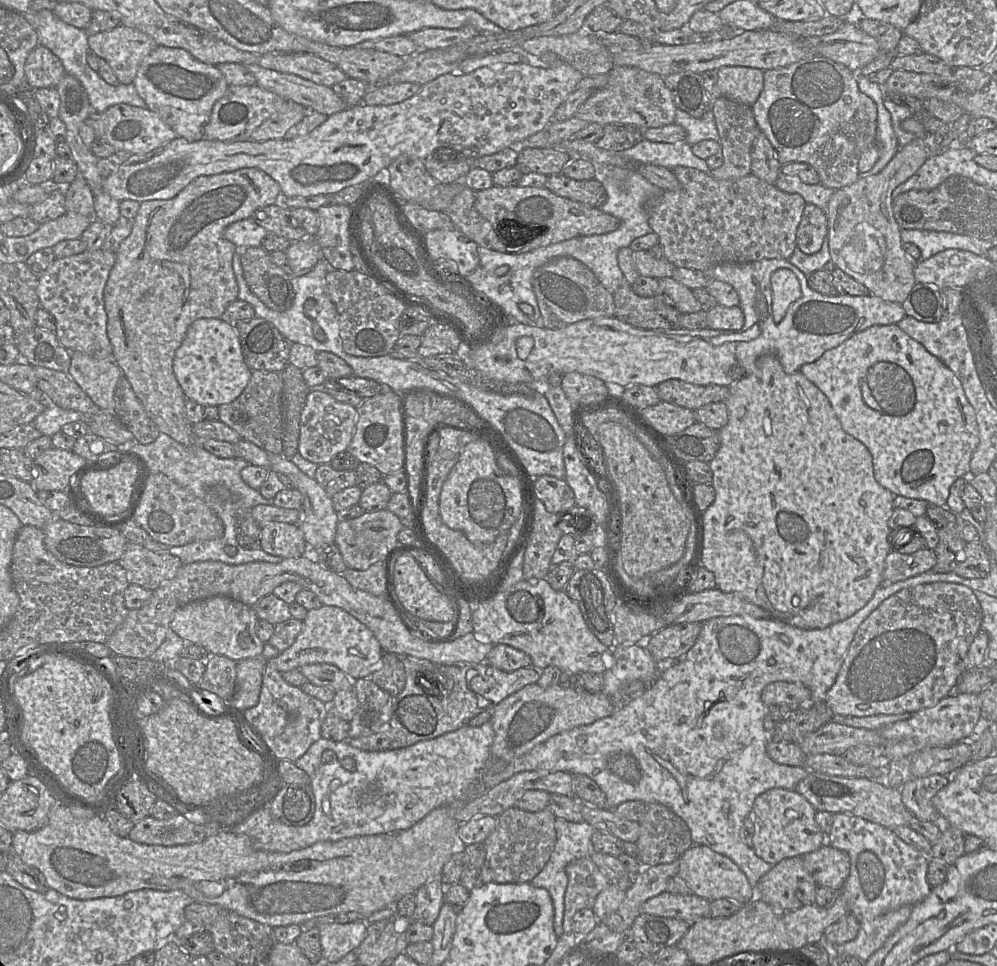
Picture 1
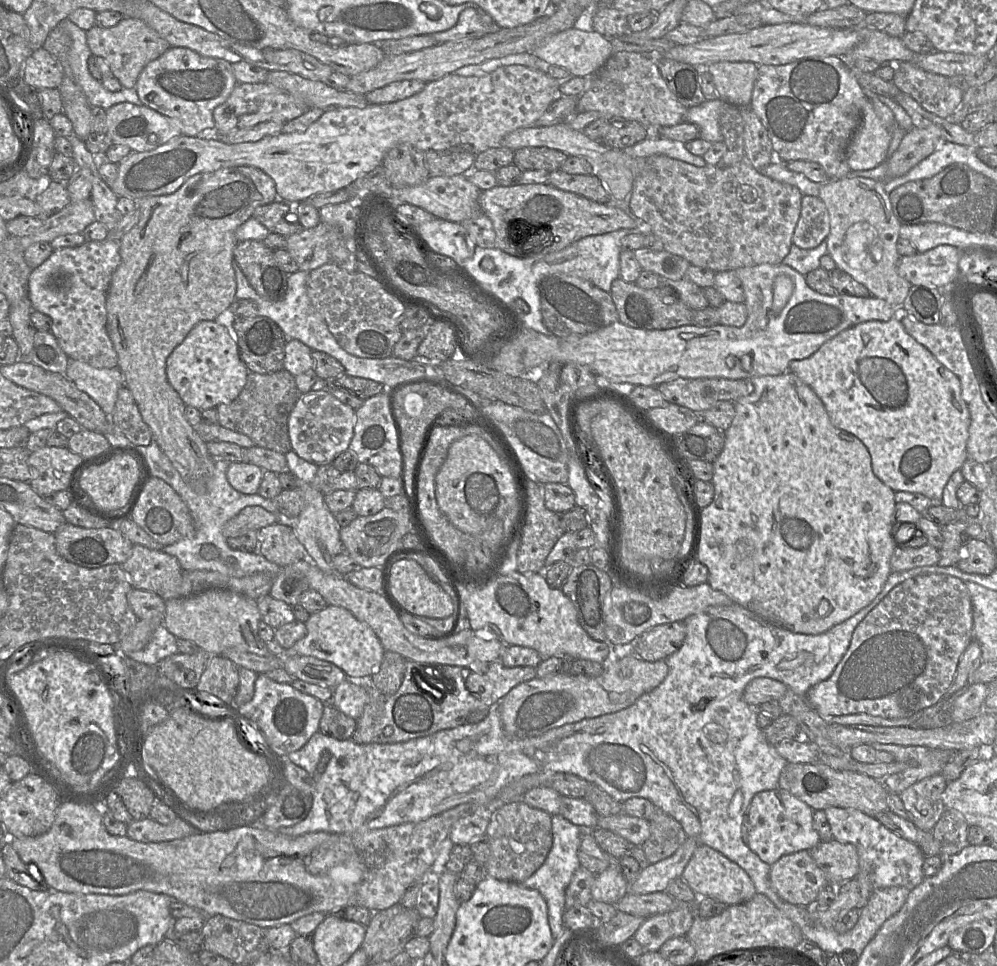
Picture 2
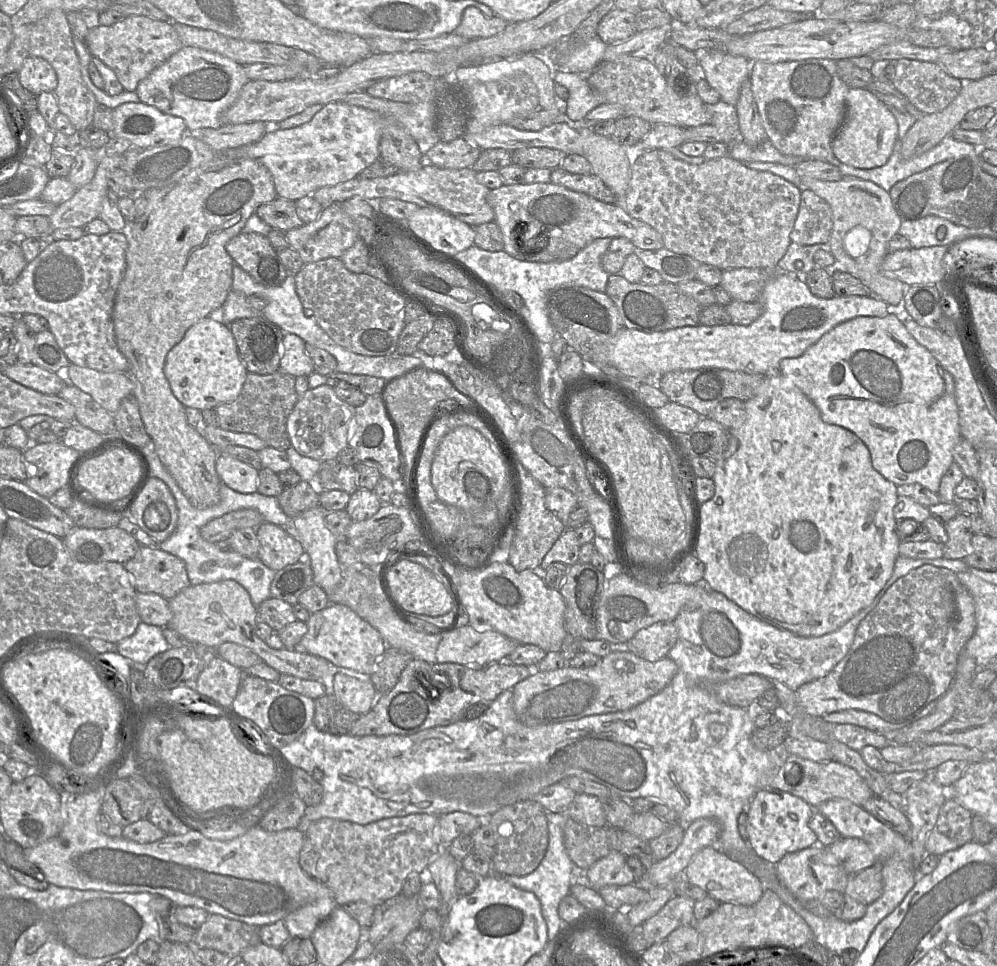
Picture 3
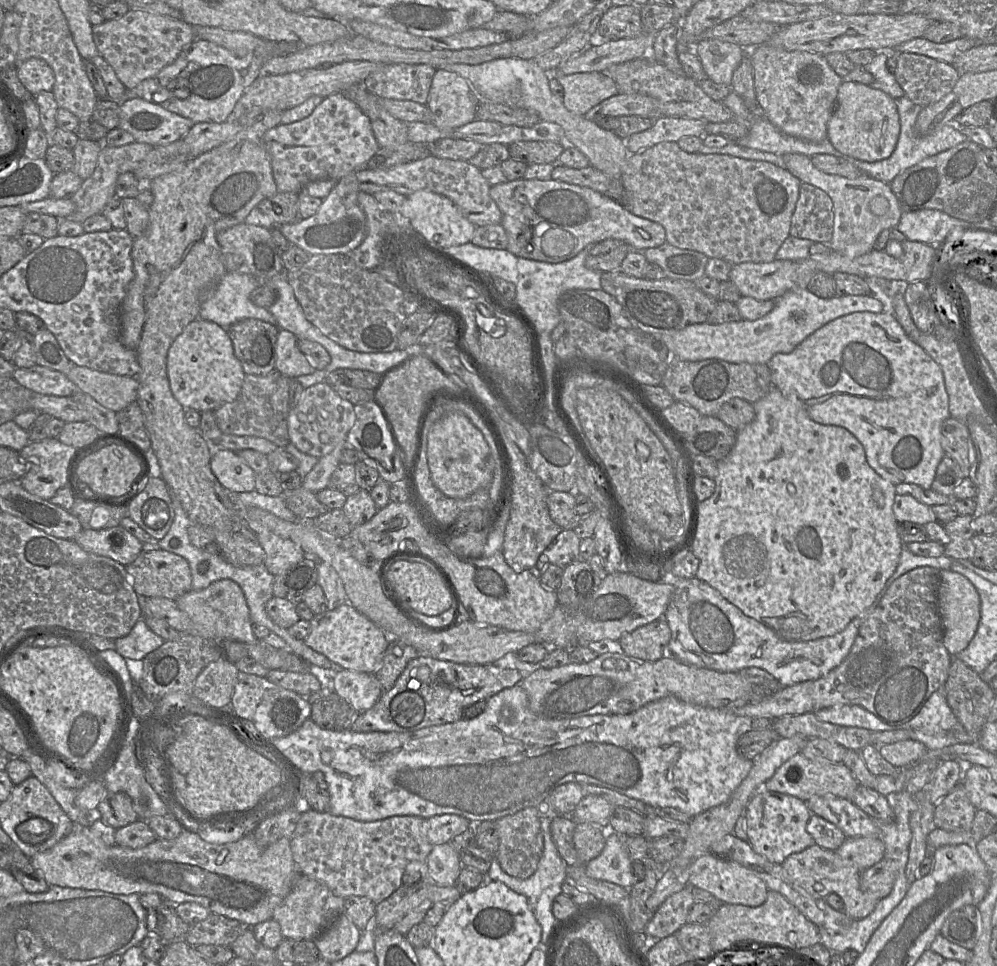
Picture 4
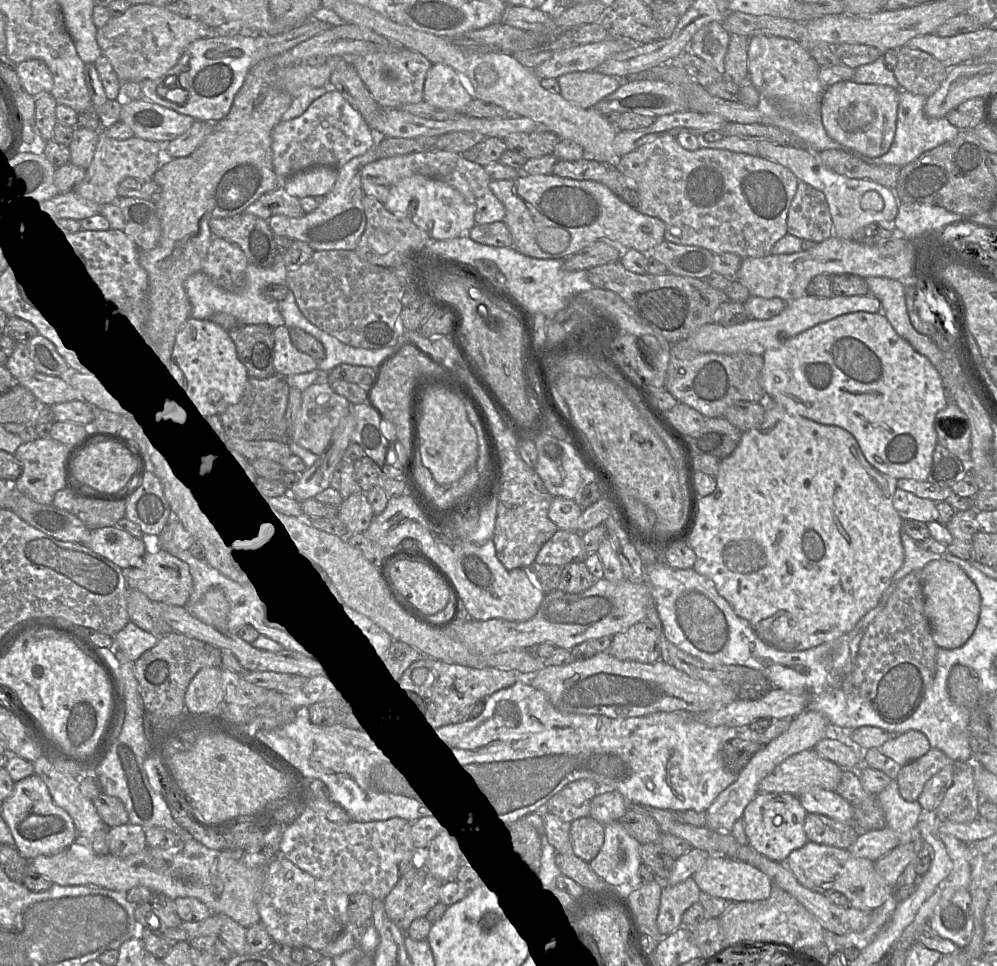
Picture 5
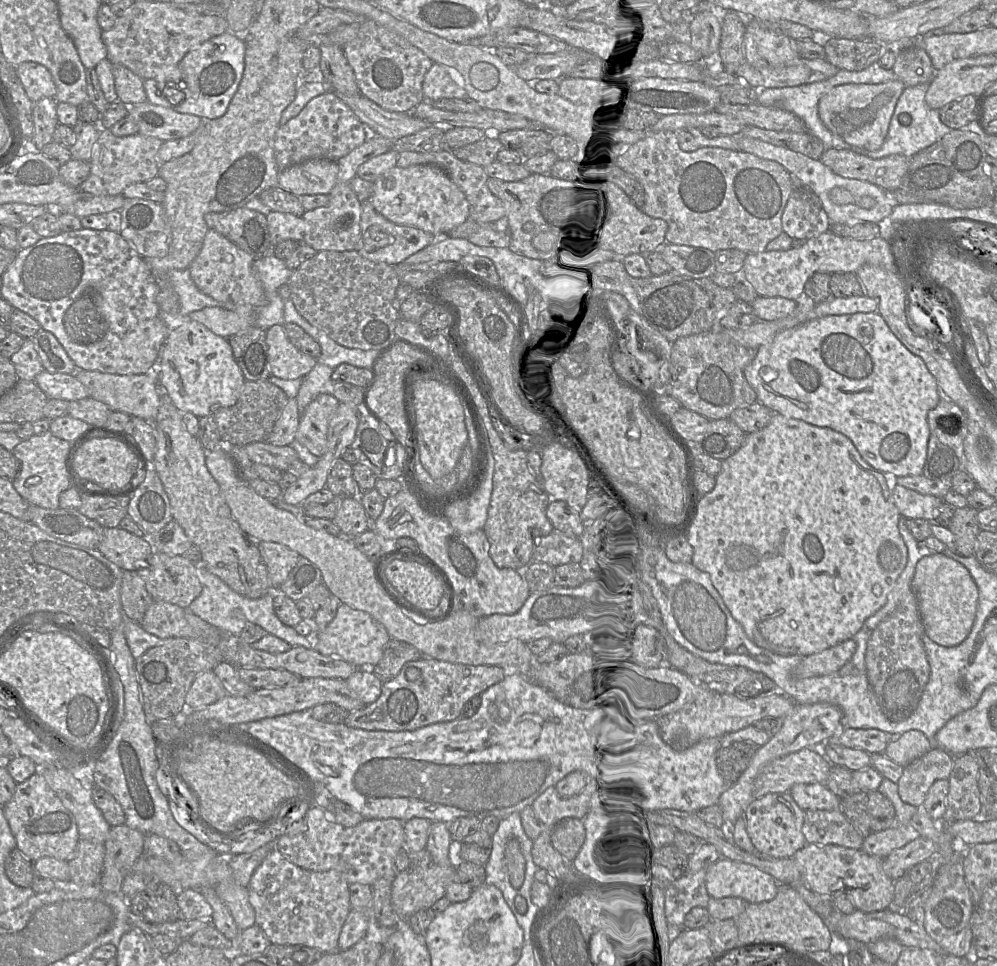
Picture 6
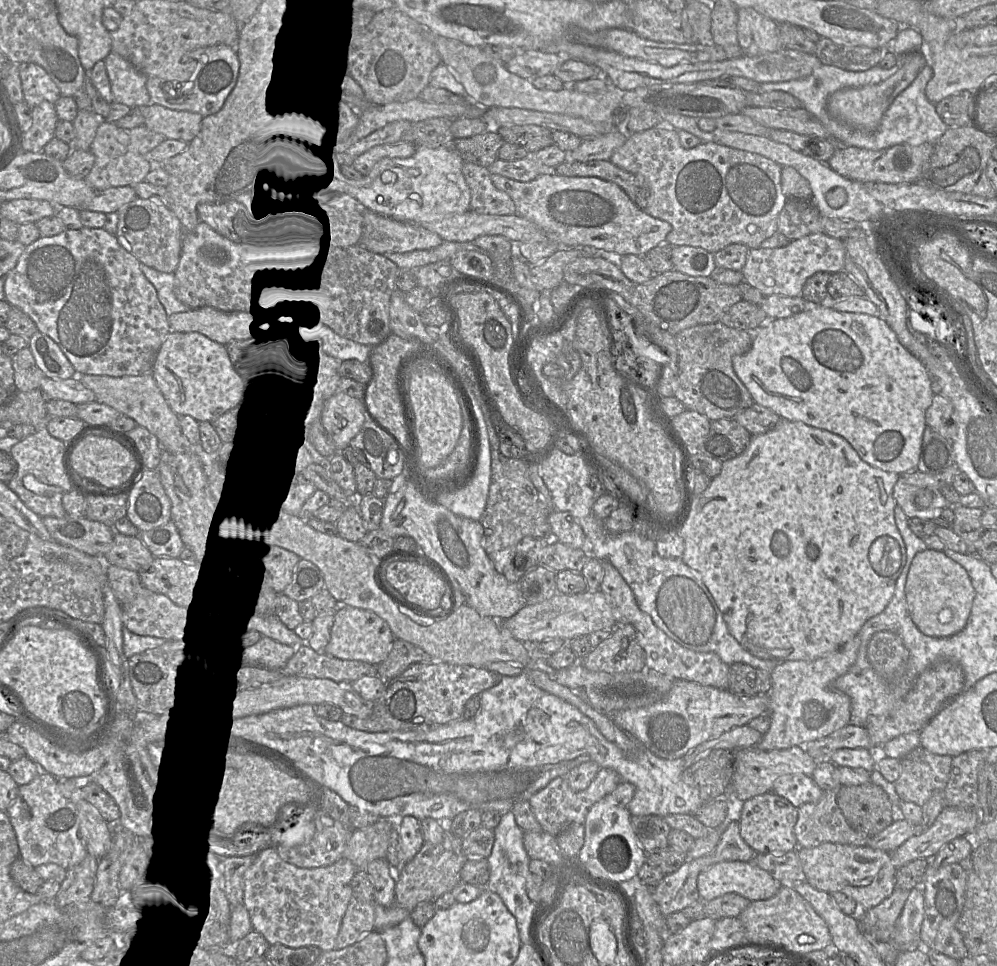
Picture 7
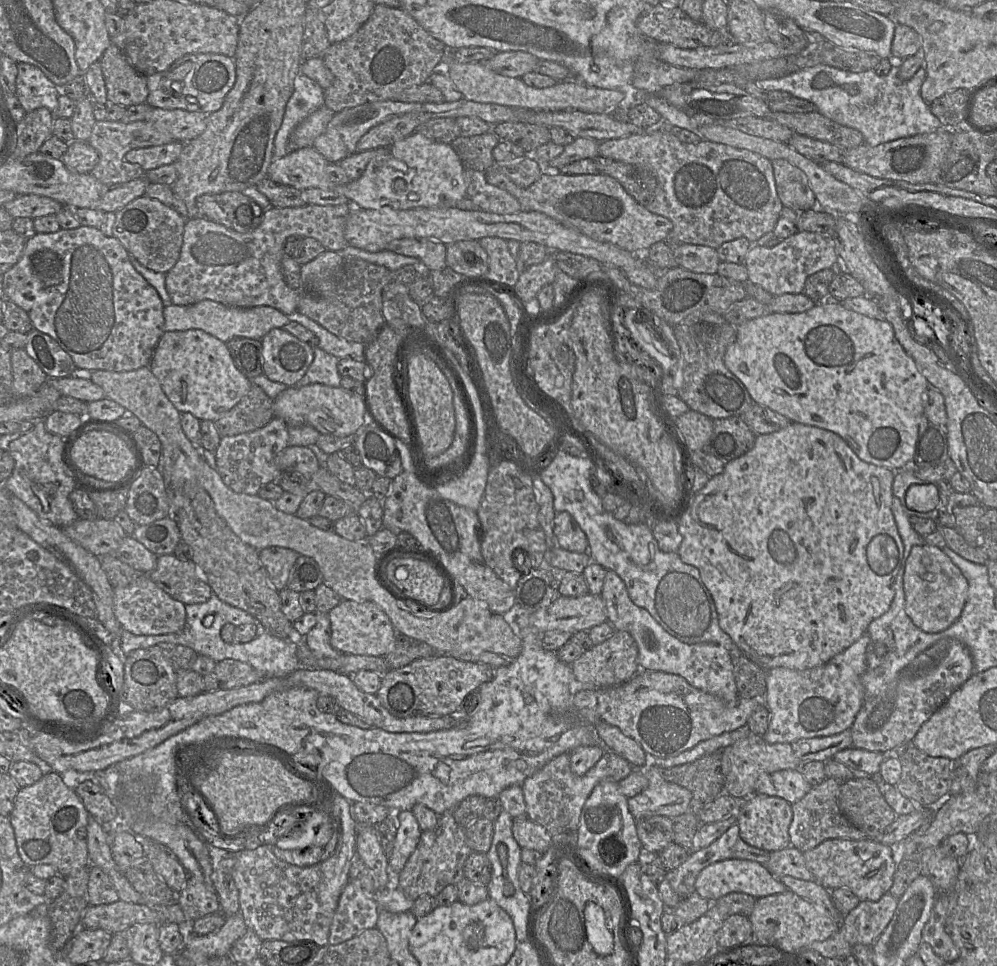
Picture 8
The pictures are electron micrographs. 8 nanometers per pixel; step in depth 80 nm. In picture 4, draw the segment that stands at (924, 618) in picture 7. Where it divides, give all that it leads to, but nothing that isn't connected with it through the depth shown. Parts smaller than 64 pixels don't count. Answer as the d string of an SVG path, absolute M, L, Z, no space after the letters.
M952 570L939 571L937 606L943 625L943 643L955 656L963 651L974 637L980 621L980 596L974 585L963 575Z

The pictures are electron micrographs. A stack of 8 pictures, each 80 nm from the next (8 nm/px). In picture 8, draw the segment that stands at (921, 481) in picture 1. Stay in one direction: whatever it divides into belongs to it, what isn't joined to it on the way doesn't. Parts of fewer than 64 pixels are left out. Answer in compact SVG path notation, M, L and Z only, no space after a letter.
M830 300L816 303L814 307L801 313L768 312L737 327L736 338L725 351L724 363L728 370L744 384L755 404L768 407L786 416L792 422L815 426L839 435L861 460L890 470L902 469L913 460L919 424L927 402L928 381L896 339L892 325L883 317L870 318L846 309L840 301Z

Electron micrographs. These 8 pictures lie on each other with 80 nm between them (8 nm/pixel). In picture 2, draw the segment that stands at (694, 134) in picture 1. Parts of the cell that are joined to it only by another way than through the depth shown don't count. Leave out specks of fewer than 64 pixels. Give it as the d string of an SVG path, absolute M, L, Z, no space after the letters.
M719 98L714 101L705 101L702 104L688 109L686 121L699 128L699 138L711 143L724 142L719 126L720 108L726 103Z

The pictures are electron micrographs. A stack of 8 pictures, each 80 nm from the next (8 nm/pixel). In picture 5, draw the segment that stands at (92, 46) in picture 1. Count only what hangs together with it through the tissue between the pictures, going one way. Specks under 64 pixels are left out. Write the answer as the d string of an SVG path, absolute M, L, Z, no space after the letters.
M135 4L121 16L111 18L106 25L98 28L96 40L102 55L110 61L121 82L165 81L167 78L165 86L177 87L177 76L167 75L167 72L177 64L190 44L214 35L215 29L196 18L182 17L152 4Z

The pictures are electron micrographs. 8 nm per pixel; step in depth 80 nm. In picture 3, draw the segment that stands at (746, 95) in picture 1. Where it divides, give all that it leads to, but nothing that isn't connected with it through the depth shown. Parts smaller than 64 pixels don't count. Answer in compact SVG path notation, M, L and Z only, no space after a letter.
M720 49L695 52L698 55L700 74L719 93L721 101L736 106L741 87L750 78L752 62Z

